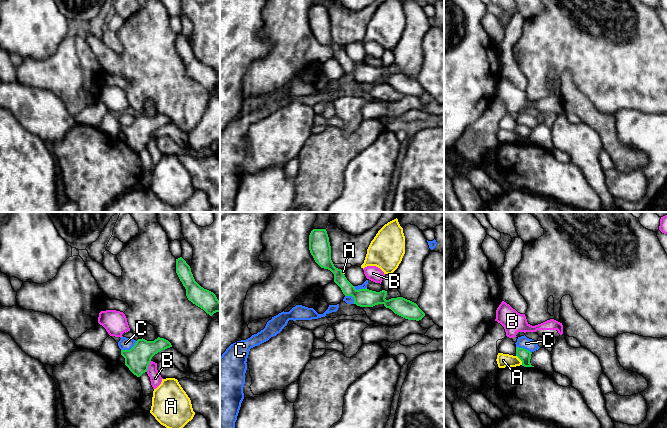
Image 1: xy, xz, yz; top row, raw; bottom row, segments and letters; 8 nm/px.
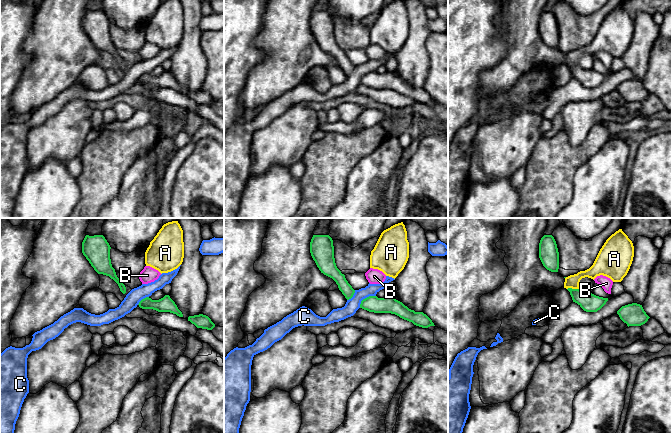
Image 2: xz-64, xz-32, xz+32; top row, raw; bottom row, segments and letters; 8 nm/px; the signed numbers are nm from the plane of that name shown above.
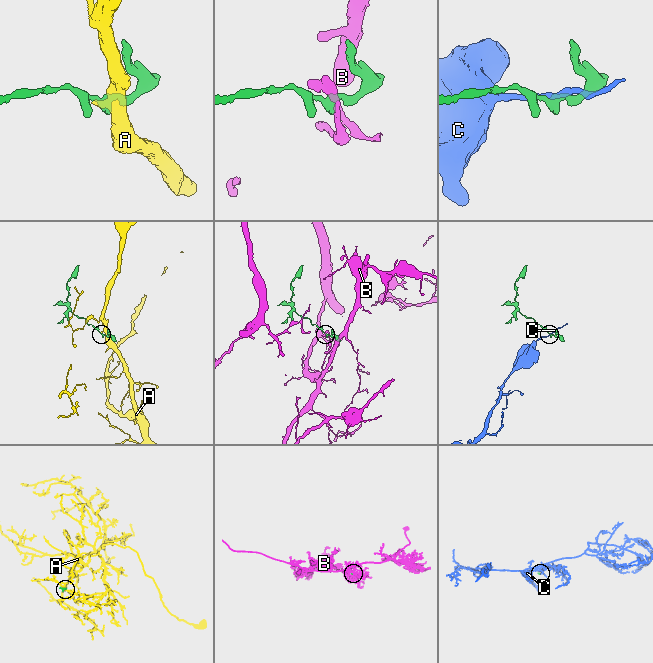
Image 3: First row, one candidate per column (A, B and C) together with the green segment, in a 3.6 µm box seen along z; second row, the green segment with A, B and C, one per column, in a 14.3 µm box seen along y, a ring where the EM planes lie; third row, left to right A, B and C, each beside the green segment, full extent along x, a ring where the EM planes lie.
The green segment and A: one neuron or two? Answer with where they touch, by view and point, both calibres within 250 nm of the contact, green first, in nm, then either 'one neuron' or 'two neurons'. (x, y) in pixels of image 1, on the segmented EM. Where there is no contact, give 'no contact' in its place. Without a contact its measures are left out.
contact yz (520, 359); calibres 100 and 110 nm; two neurons

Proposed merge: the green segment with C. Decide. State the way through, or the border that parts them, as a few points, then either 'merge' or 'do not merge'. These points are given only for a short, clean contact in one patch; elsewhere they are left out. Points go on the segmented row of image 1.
border xy (136, 341), (129, 349), (121, 350); do not merge

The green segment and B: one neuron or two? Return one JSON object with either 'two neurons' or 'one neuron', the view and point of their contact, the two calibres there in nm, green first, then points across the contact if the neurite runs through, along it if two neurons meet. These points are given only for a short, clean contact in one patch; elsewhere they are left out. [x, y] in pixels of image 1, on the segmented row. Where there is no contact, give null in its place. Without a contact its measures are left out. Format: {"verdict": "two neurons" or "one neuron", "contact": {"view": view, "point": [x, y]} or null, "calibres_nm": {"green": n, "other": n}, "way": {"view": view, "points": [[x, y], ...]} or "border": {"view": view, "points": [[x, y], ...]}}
{"verdict": "two neurons", "contact": {"view": "xy", "point": [148, 366]}, "calibres_nm": {"green": 200, "other": 90}, "border": {"view": "xy", "points": [[151, 361], [146, 371]]}}

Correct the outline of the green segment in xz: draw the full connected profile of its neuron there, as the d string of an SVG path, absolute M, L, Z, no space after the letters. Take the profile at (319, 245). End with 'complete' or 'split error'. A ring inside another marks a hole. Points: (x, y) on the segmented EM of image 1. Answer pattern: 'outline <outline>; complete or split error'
outline M313 229L309 235L309 250L315 262L334 274L334 282L341 288L345 296L352 296L354 304L360 307L373 307L383 304L395 314L408 320L421 320L425 313L418 305L403 297L386 300L387 291L372 291L367 288L356 290L347 280L341 269L334 266L331 260L331 246L326 229Z; complete

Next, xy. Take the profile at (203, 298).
outline M180 257L176 259L176 273L186 289L186 296L196 306L212 316L220 312L220 301L216 295L201 287L194 279L190 266Z; complete

